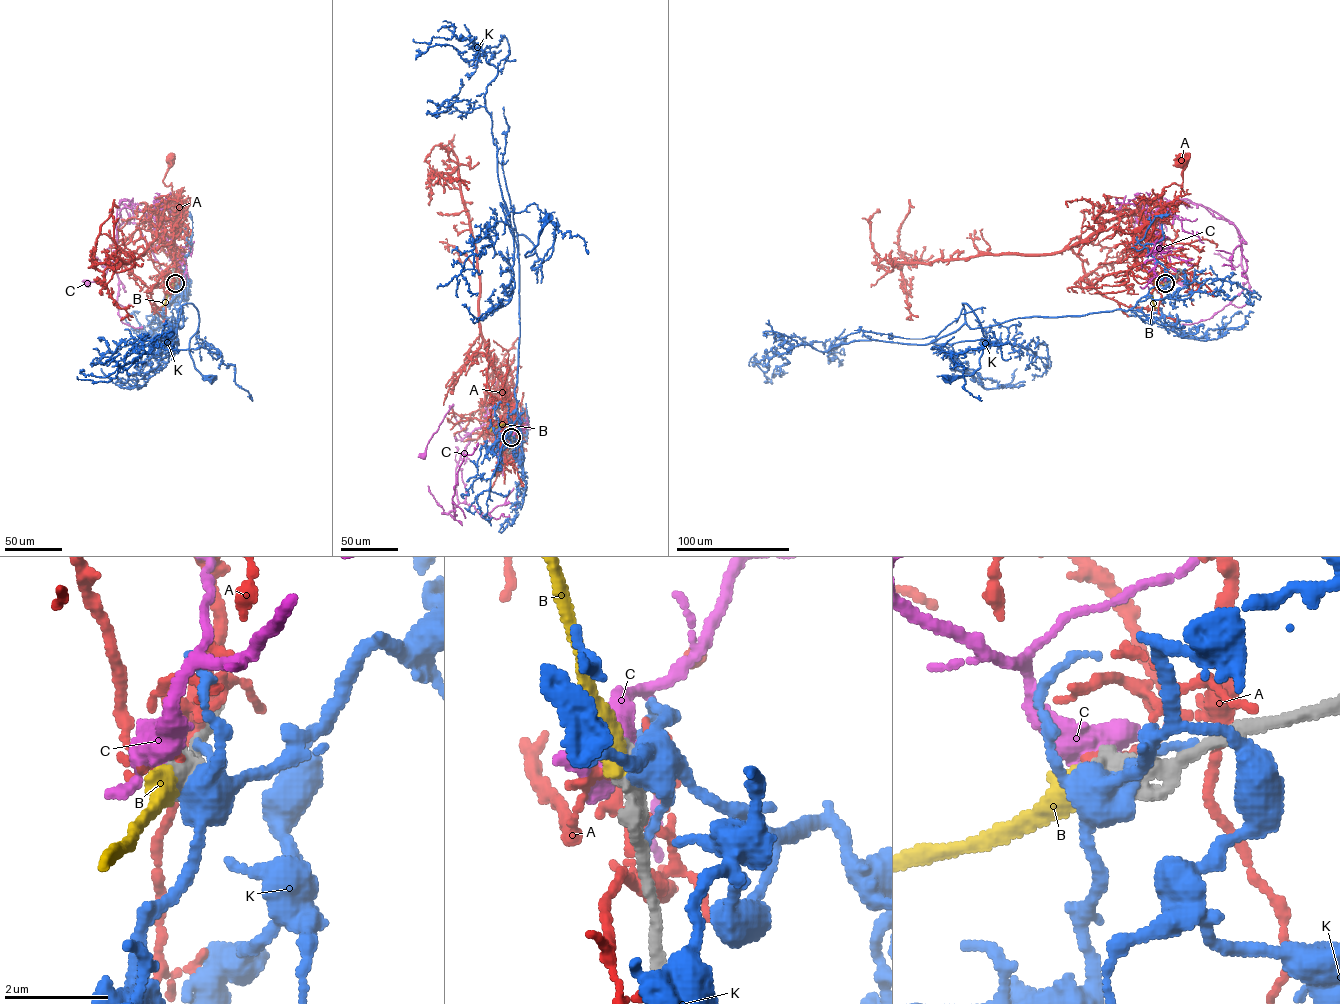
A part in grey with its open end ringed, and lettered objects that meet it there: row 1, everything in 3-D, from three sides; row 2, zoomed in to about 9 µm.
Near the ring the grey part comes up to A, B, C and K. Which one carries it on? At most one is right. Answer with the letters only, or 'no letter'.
B

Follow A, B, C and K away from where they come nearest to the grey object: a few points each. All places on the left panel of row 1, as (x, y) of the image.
A: (175, 282), (171, 276), (180, 211), (171, 184), (166, 186), (163, 182), (169, 160)
B: (175, 283), (165, 303), (154, 307)
C: (175, 282), (186, 272), (184, 254), (152, 216), (125, 199), (117, 210), (113, 260), (100, 283), (87, 282)
K: (176, 283), (185, 277), (180, 328), (177, 322), (178, 308), (191, 303), (199, 318), (189, 352), (211, 378)

